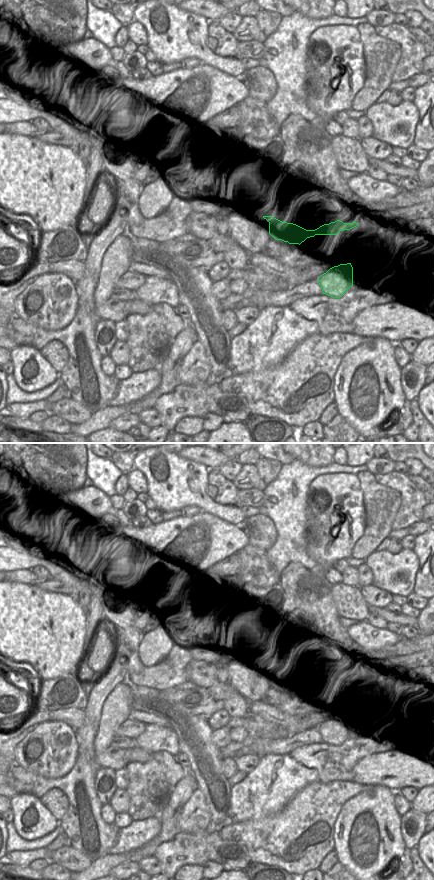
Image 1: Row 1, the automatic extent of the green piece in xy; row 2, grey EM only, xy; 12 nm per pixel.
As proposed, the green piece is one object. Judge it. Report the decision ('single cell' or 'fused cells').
fused cells

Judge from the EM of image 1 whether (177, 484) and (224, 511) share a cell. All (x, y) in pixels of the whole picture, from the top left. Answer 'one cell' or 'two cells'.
one cell

